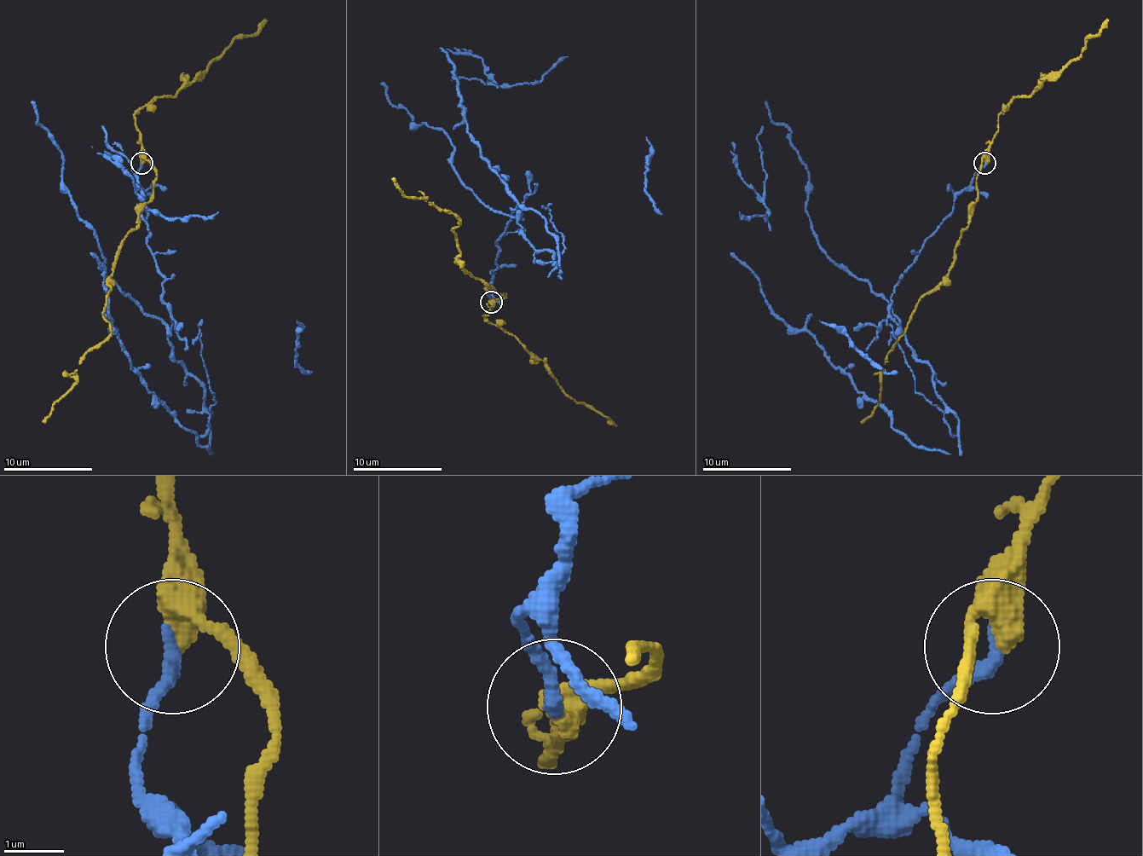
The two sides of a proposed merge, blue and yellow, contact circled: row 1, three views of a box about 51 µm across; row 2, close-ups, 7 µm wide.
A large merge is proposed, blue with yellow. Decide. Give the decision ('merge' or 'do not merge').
do not merge

